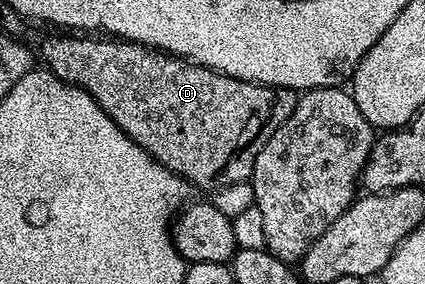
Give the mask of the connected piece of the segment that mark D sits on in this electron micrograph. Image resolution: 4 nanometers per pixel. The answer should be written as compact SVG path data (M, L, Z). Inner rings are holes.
M93 35L57 36L61 37L45 37L38 45L35 45L40 60L41 57L45 60L42 61L44 68L48 69L50 73L54 73L59 79L68 81L70 85L84 87L88 93L93 96L95 103L99 103L99 107L103 107L103 111L107 111L107 115L111 115L113 122L116 123L132 141L139 143L139 147L146 149L156 161L163 163L172 173L177 173L180 177L184 177L190 186L196 188L198 185L201 189L216 191L225 189L228 185L239 185L248 182L253 175L255 155L259 155L259 151L263 151L263 143L267 143L267 139L271 139L271 135L275 135L275 131L279 131L281 124L291 115L291 111L295 111L295 107L297 106L298 94L292 89L284 89L278 85L256 85L254 81L235 79L226 73L220 73L219 71L208 69L202 65L182 61L180 57L170 57L167 53L150 49L148 45L137 45L134 41L98 39Z

